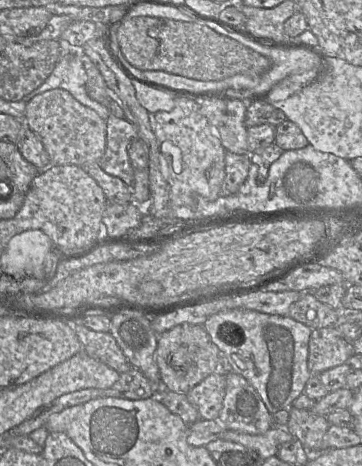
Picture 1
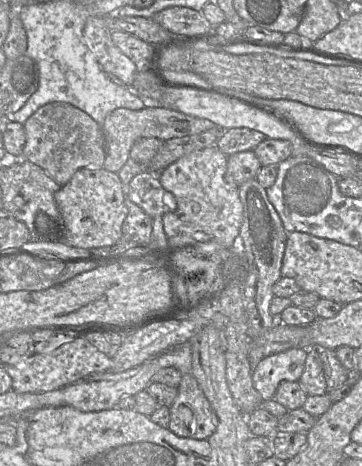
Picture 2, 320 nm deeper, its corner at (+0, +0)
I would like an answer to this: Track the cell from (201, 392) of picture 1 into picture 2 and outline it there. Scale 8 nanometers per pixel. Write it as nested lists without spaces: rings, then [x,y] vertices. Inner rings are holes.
[[[184,372],[177,389],[177,397],[170,406],[168,429],[178,437],[207,440],[216,430],[217,419],[196,379],[190,372]]]

